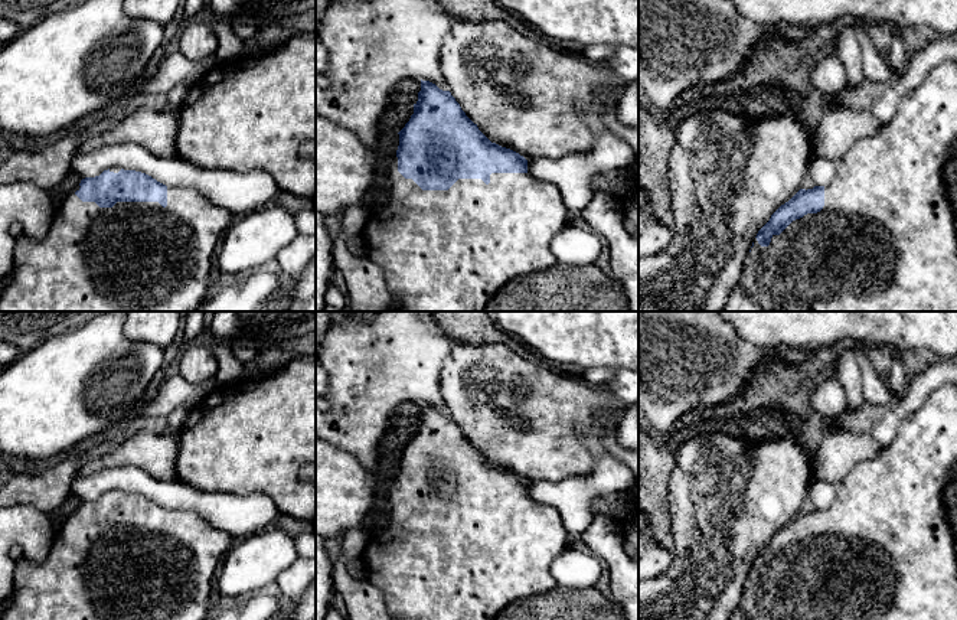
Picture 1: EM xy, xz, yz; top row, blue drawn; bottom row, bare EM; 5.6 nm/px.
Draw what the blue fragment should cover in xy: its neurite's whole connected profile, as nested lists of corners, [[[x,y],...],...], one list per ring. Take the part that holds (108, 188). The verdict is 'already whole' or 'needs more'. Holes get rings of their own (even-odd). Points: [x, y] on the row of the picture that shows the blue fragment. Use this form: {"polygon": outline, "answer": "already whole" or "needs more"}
{"polygon": [[[111,167],[99,176],[85,177],[65,195],[43,239],[20,238],[17,241],[10,280],[0,294],[0,311],[195,311],[203,304],[210,278],[212,255],[231,225],[232,215],[232,209],[210,202],[196,189],[166,186],[141,172]]], "answer": "needs more"}

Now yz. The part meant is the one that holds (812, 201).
{"polygon": [[[948,61],[935,66],[922,84],[901,101],[895,117],[882,124],[875,136],[858,141],[836,161],[830,185],[800,189],[771,215],[752,242],[736,287],[765,311],[957,311],[957,223],[944,183],[944,167],[954,143],[957,143],[957,63]]], "answer": "needs more"}

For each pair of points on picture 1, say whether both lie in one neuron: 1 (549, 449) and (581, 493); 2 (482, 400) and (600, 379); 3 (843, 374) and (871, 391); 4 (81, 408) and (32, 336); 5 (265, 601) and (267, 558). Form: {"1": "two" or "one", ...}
{"1": "two", "2": "two", "3": "two", "4": "two", "5": "two"}

